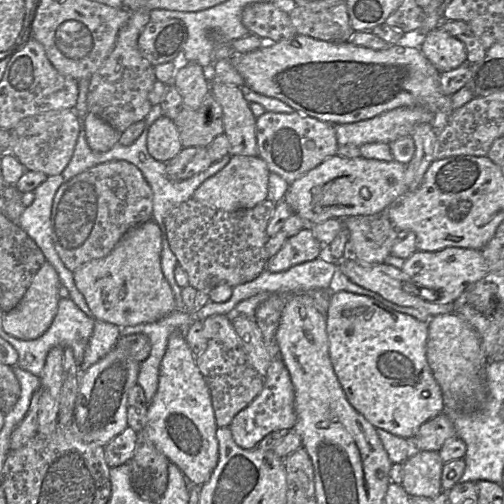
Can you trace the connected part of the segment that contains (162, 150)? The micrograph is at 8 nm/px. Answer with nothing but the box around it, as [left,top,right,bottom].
[147,115,183,163]

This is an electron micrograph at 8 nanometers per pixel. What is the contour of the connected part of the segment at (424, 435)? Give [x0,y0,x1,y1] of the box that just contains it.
[411,413,455,452]

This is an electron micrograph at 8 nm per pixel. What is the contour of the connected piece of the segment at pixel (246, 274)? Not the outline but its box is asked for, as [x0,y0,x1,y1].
[165,198,276,292]

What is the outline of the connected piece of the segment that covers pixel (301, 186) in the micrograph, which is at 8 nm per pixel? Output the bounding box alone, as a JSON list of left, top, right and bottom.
[283,154,406,226]

